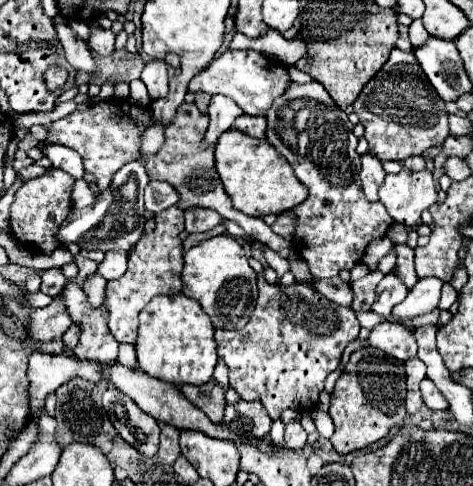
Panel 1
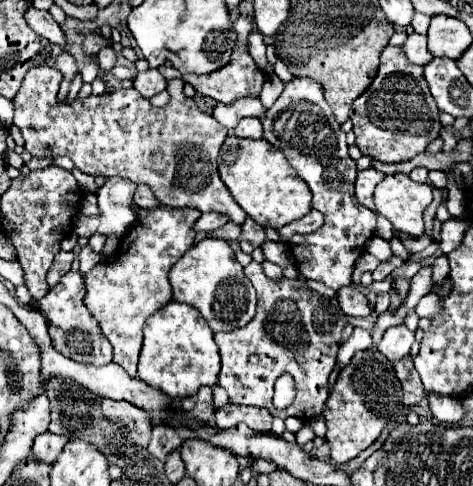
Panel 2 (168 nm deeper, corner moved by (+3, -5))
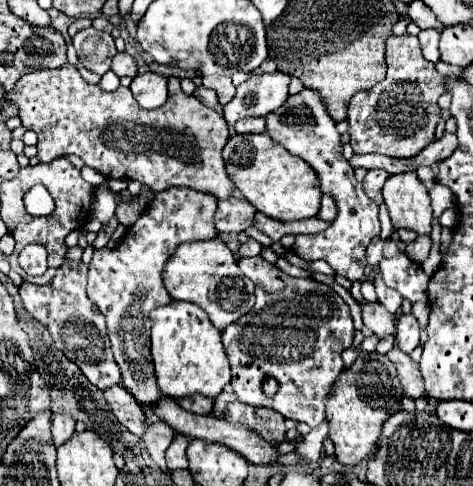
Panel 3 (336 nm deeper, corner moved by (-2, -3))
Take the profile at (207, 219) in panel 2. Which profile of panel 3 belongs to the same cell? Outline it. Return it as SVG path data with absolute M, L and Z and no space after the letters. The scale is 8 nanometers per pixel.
M231 196L225 200L219 200L217 212L215 212L215 226L219 232L243 232L253 226L257 208L247 202L245 198Z

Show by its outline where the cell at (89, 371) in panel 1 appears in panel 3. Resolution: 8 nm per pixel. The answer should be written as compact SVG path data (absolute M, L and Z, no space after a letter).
M163 398L159 404L157 404L157 410L153 410L153 414L167 422L175 432L181 432L189 438L201 438L201 440L207 440L207 442L217 442L217 444L225 444L227 448L239 452L241 456L245 456L251 464L277 464L277 458L279 458L279 452L275 446L271 446L269 442L265 442L257 432L253 432L249 426L245 424L231 424L227 420L219 420L215 416L197 416L197 414L189 414L187 410L181 410L181 406L177 406L177 402L173 398Z

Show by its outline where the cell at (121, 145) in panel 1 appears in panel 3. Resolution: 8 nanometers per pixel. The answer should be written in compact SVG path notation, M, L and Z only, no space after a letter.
M65 62L57 70L33 70L21 76L15 88L5 92L5 100L17 106L23 126L37 134L37 156L41 162L75 154L105 178L139 180L153 192L167 190L169 186L187 186L211 192L217 198L229 198L233 192L233 182L229 182L221 156L229 138L229 126L221 114L203 106L195 96L187 96L179 86L179 78L169 78L169 98L161 108L143 110L129 88L121 86L115 92L105 92L97 84L87 84L75 66Z

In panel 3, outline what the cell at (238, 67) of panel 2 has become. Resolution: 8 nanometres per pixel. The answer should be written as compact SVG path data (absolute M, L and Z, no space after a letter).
M216 74L205 76L205 78L203 78L203 86L215 90L221 104L227 104L235 95L234 84L229 76L220 76Z

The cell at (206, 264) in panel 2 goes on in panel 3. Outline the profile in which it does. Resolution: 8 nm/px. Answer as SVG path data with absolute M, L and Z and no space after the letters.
M219 238L179 244L163 268L163 284L173 300L201 306L217 330L223 330L229 322L245 316L255 304L253 282L241 274L233 252Z

